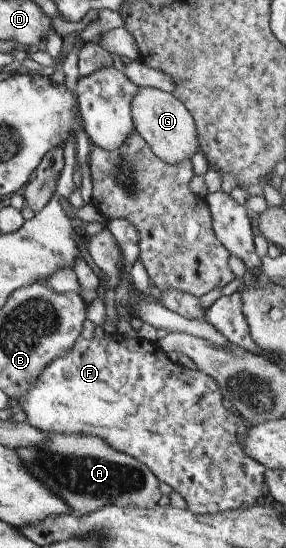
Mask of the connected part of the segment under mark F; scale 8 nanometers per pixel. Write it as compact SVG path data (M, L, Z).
M115 332L111 335L104 334L102 340L99 341L94 338L87 341L79 336L63 357L55 358L47 367L43 368L38 378L27 388L27 393L16 400L16 404L18 404L18 409L22 408L26 412L26 422L46 434L90 435L103 440L112 450L136 459L140 464L146 466L158 481L164 482L174 492L178 492L192 514L203 515L252 507L252 504L262 496L262 486L265 481L263 474L266 468L243 451L243 435L246 434L247 424L243 423L240 416L234 414L232 410L222 407L221 397L222 394L213 378L196 369L188 369L177 362L173 363L156 343L142 340L139 337L125 339Z

